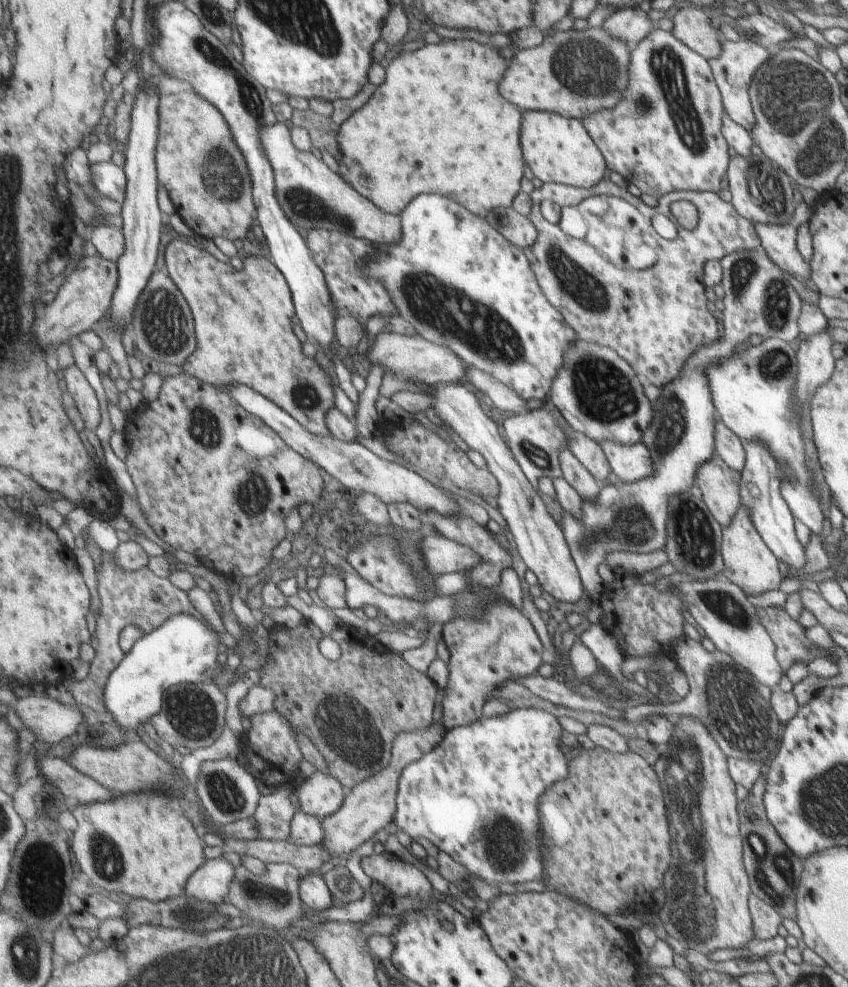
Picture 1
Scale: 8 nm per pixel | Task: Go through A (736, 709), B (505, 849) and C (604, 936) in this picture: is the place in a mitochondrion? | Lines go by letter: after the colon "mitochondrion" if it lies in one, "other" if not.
A: mitochondrion
B: mitochondrion
C: other

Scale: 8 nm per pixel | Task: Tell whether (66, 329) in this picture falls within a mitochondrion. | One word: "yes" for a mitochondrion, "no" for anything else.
no

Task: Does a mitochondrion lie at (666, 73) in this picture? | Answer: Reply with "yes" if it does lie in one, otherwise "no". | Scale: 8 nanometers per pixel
yes

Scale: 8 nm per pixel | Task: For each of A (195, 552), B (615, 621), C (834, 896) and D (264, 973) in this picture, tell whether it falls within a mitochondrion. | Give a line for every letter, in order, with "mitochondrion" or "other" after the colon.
A: other
B: other
C: other
D: mitochondrion

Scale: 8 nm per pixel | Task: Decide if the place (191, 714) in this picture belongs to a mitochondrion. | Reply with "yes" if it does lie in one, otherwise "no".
yes

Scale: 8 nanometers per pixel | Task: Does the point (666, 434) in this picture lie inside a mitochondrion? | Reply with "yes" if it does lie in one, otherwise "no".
yes

